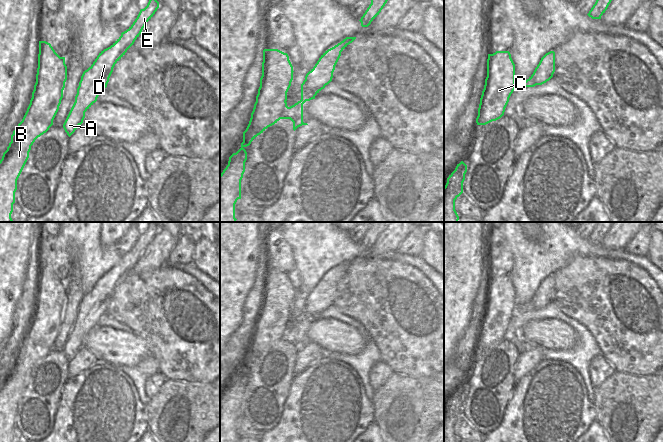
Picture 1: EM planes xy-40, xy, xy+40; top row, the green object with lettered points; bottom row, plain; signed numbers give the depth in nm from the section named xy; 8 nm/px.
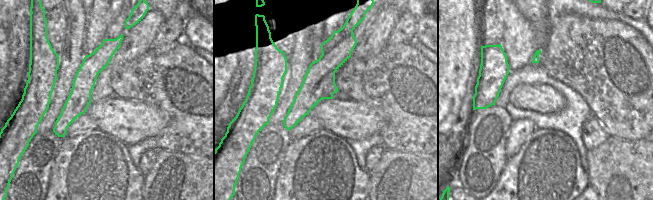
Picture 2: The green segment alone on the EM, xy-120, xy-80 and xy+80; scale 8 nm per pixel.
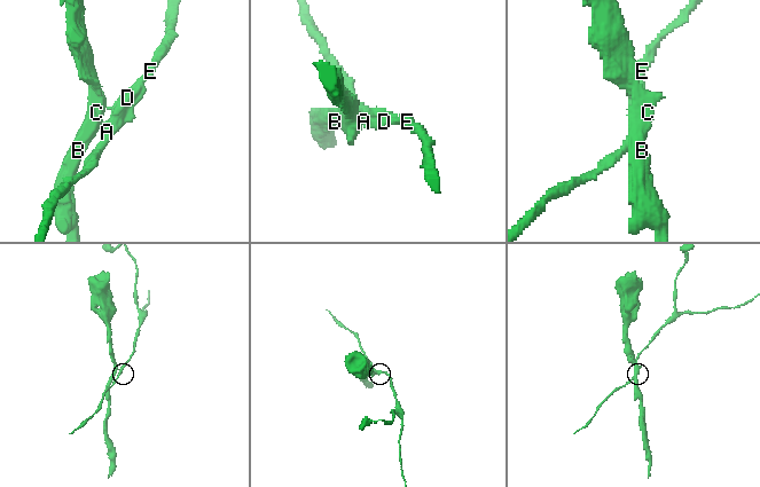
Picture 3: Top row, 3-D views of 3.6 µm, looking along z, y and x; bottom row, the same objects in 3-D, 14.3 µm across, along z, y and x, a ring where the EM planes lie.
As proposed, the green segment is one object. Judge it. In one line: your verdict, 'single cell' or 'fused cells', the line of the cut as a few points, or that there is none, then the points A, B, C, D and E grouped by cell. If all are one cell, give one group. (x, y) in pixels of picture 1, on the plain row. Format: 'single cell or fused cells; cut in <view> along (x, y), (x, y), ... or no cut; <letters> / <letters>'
fused cells; cut in xy along (286, 326), (282, 342); A D E / B C

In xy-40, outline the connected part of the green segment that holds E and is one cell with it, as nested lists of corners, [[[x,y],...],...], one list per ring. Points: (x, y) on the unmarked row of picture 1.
[[[150,222],[147,230],[140,234],[133,248],[122,256],[110,271],[101,275],[93,288],[83,296],[75,326],[63,348],[69,361],[83,347],[85,336],[97,325],[99,318],[107,311],[115,288],[134,268],[158,232],[159,226],[155,222]]]

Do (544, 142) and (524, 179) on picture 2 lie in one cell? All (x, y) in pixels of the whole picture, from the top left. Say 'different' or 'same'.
same

